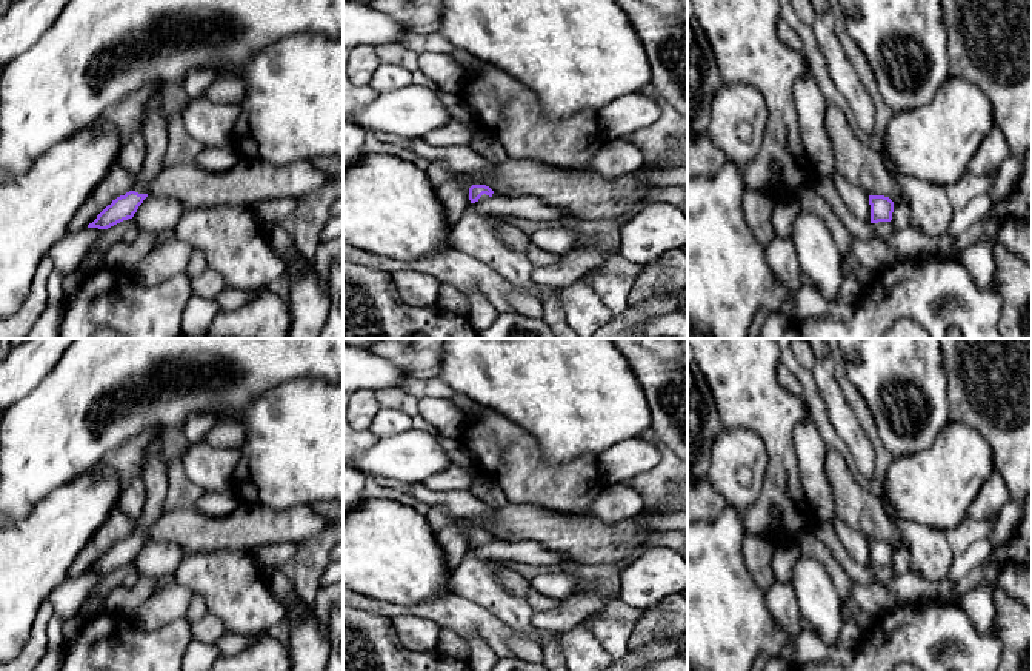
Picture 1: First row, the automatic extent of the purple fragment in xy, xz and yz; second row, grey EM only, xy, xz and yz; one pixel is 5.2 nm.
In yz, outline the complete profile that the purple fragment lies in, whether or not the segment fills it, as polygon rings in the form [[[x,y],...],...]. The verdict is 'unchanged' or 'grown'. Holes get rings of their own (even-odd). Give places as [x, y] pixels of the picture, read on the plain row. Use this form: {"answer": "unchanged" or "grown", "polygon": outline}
{"answer": "unchanged", "polygon": [[[869,540],[871,568],[891,566],[894,546],[884,540]]]}

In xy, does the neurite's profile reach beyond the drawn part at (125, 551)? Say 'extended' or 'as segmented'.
extended

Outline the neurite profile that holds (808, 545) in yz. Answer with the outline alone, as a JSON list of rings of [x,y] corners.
[[[804,529],[803,532],[800,532],[795,537],[794,543],[798,548],[800,556],[817,559],[826,566],[843,602],[851,599],[854,582],[841,568],[829,548],[823,542],[820,542],[811,529]]]

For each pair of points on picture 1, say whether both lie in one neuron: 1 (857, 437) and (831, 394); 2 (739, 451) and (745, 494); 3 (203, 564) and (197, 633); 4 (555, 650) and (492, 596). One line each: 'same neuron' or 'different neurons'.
1: same neuron
2: same neuron
3: different neurons
4: same neuron

